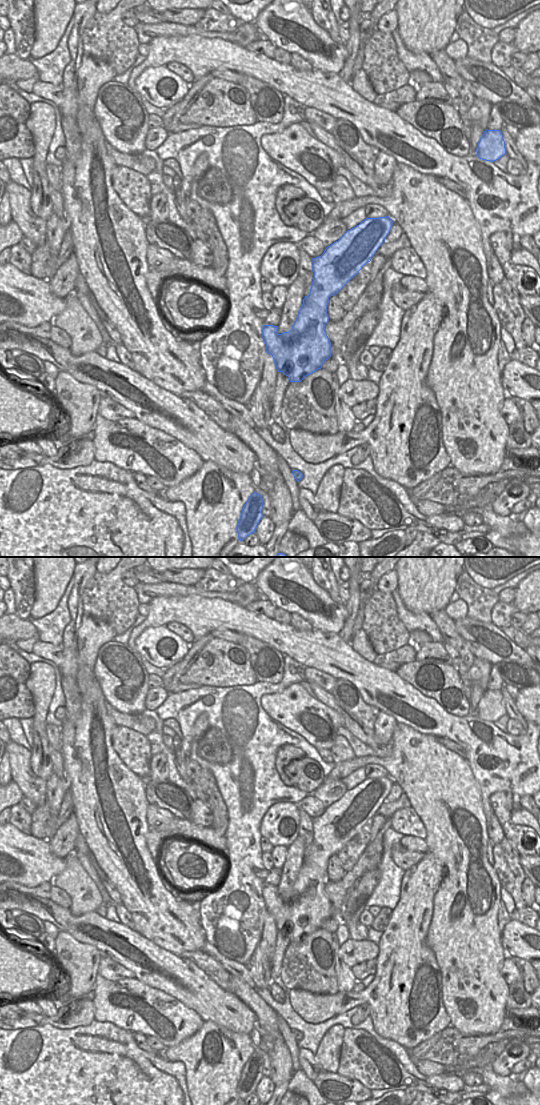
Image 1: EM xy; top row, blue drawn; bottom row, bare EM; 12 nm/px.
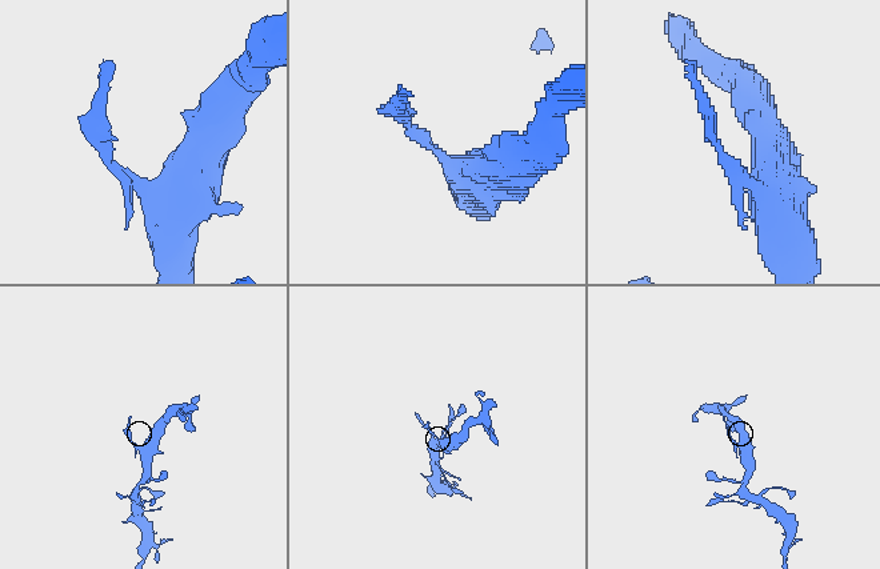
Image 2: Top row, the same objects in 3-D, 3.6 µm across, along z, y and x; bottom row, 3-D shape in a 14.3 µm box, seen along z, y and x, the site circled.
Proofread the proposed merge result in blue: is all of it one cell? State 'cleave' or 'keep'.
cleave

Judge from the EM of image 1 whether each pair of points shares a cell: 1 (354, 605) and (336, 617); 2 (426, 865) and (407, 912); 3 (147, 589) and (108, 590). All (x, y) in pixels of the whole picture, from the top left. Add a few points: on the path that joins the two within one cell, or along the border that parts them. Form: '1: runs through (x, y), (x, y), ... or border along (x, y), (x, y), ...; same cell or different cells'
1: border along (344, 604), (346, 610), (345, 623), (338, 632); different cells
2: runs through (425, 877), (418, 886), (416, 900); same cell
3: border along (133, 588), (137, 592); different cells

